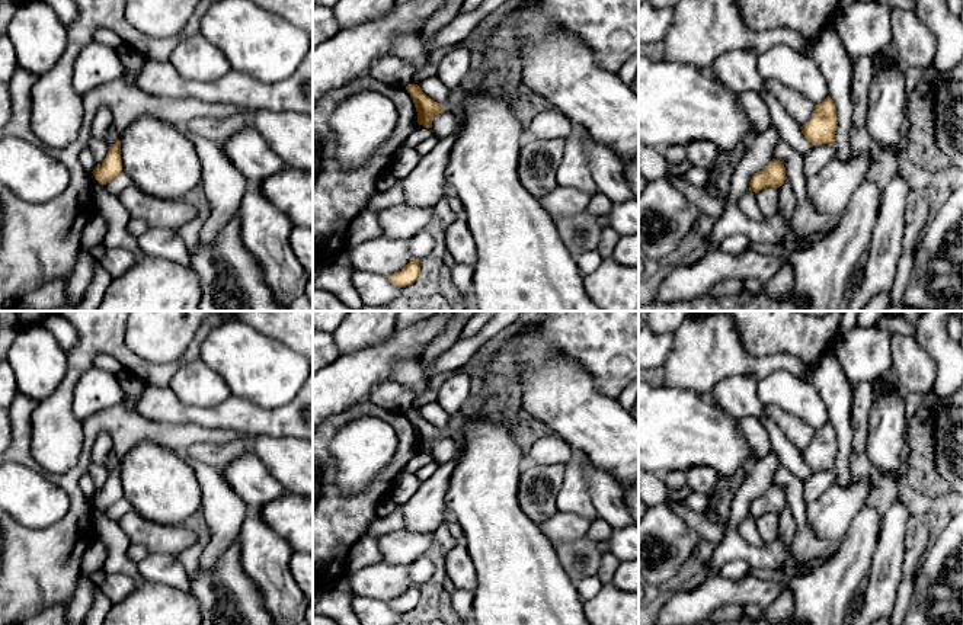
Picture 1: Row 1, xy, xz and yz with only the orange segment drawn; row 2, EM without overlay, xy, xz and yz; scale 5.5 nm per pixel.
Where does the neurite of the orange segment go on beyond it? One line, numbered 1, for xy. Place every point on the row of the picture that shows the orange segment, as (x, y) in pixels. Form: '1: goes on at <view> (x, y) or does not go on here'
1: does not go on here

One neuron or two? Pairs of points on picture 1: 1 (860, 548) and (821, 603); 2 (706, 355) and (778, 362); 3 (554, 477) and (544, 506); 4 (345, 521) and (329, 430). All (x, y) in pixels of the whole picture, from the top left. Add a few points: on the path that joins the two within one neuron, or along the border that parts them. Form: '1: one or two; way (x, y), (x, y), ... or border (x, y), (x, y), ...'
1: one; way (851, 561), (826, 590)
2: one; way (723, 356), (741, 364), (761, 364)
3: one; way (547, 484), (544, 487), (544, 499)
4: one; way (328, 499), (328, 452)

